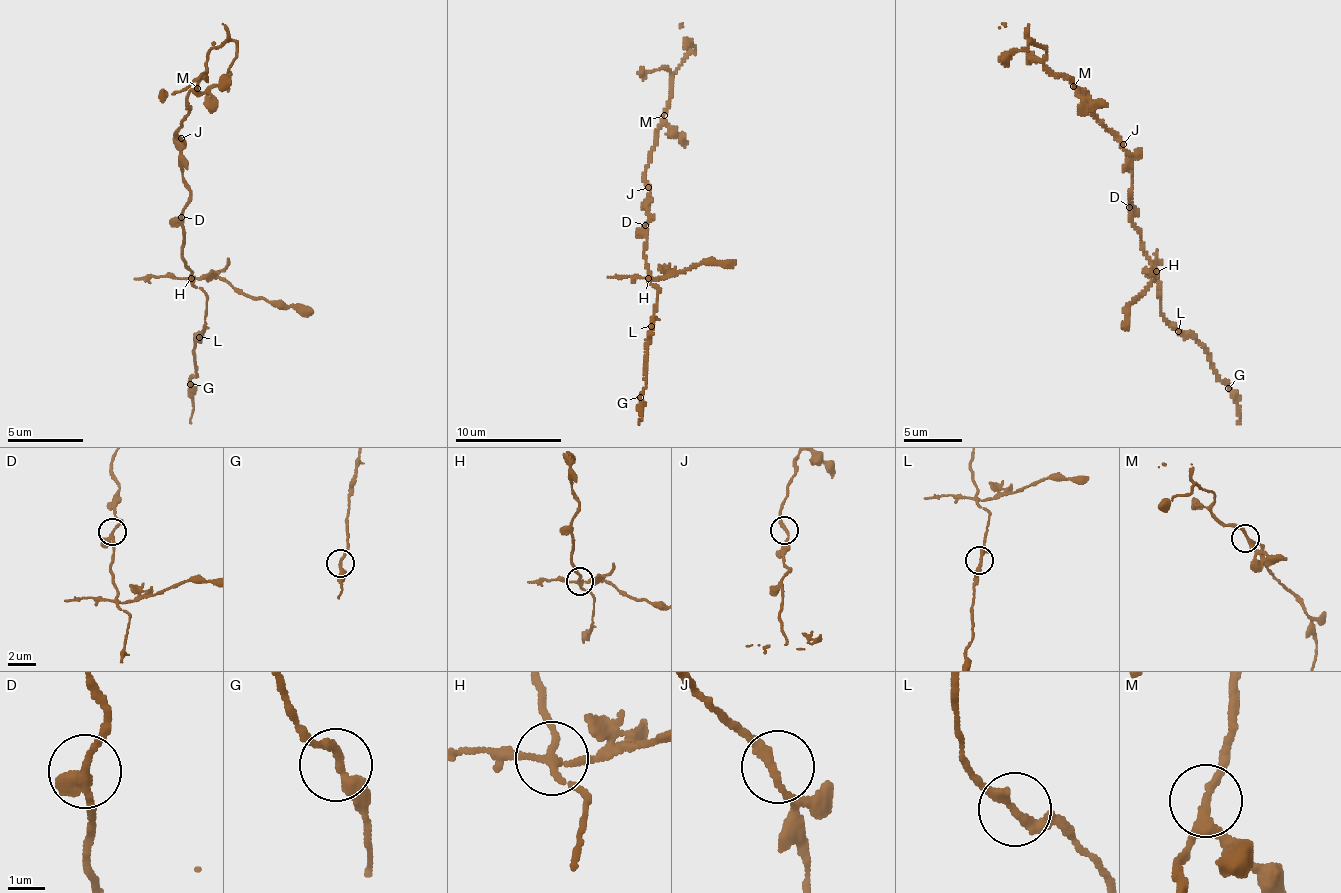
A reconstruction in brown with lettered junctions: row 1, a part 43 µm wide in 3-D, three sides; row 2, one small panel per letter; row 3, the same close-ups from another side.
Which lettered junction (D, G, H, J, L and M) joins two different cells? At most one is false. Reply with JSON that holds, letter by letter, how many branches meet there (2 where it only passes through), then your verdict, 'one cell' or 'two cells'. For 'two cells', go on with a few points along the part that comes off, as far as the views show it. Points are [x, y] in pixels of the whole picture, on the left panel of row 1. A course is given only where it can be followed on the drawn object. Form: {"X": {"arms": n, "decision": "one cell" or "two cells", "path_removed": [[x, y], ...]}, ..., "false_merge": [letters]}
{"D": {"arms": 3, "decision": "one cell"}, "G": {"arms": 2, "decision": "one cell"}, "H": {"arms": 4, "decision": "two cells", "path_removed": [[190, 279], [220, 277], [269, 303], [303, 303], [314, 311]]}, "J": {"arms": 2, "decision": "one cell"}, "L": {"arms": 2, "decision": "one cell"}, "M": {"arms": 3, "decision": "one cell"}, "false_merge": ["H"]}

